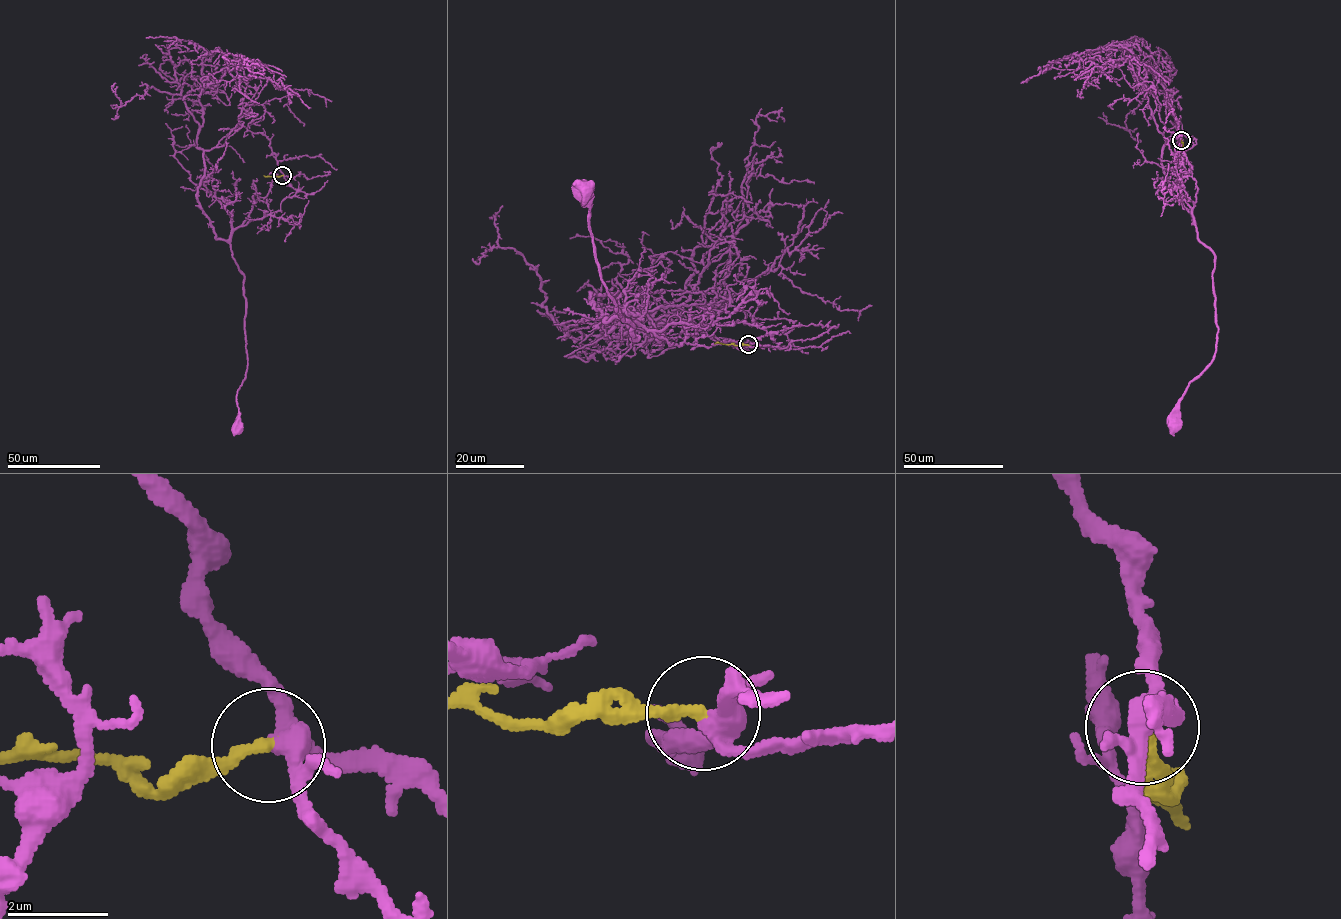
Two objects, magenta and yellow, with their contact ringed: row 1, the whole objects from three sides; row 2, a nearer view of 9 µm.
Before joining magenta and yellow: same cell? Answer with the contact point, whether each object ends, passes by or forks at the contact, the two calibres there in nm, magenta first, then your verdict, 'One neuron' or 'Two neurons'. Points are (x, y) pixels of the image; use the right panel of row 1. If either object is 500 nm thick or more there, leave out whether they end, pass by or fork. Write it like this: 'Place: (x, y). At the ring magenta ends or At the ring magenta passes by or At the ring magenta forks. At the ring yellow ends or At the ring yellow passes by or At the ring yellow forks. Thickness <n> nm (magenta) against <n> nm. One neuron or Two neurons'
Place: (1181, 140). At the ring magenta forks. At the ring yellow ends. Thickness 320 nm (magenta) against 240 nm. One neuron

